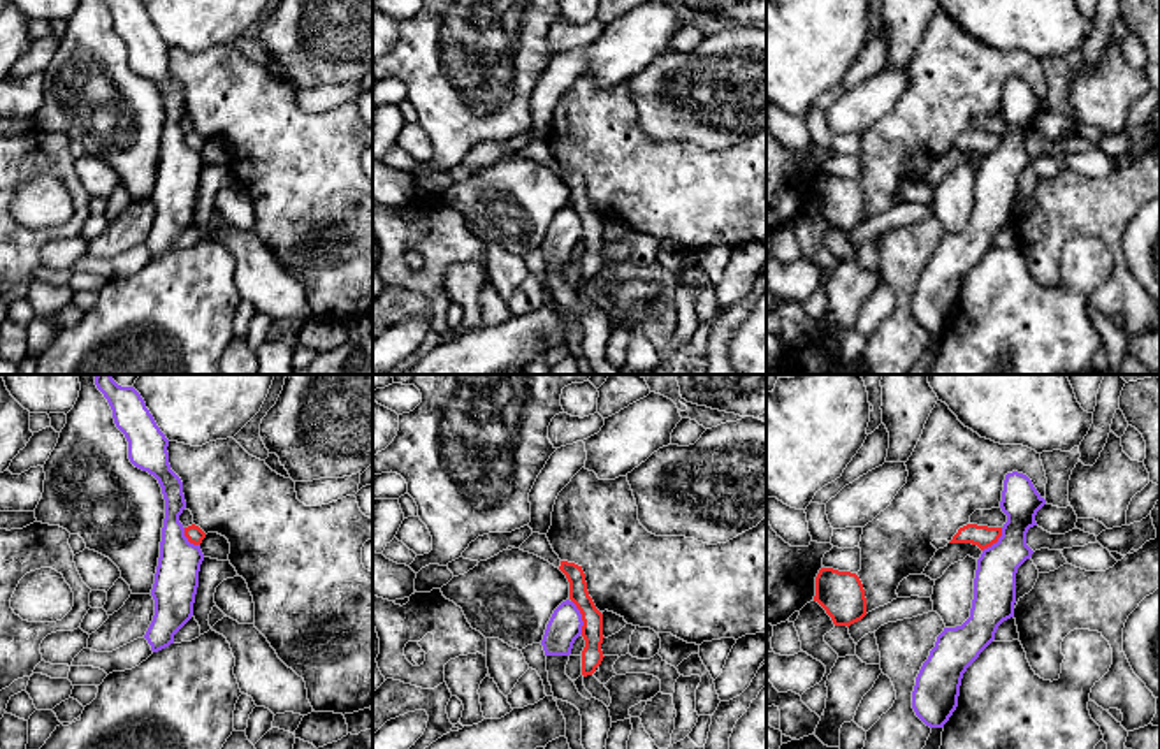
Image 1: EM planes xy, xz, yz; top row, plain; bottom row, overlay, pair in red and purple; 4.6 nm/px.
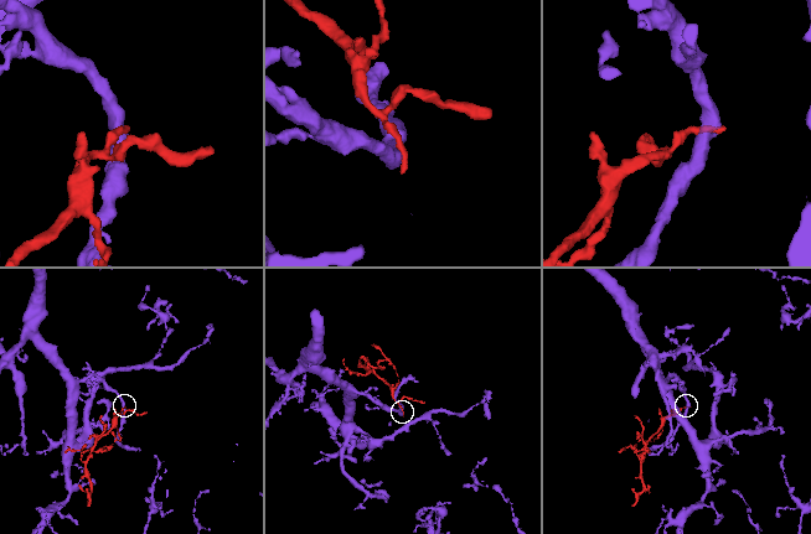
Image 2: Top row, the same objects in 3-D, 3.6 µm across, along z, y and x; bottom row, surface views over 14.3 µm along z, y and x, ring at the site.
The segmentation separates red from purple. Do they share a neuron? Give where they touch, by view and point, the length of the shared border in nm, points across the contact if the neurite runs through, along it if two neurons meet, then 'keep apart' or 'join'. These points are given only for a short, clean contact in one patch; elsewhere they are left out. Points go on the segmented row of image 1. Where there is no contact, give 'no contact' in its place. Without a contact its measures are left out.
meets red in xz at (582, 618); contact 170 nm long; border along xz (572, 600), (580, 614), (582, 633); keep apart

